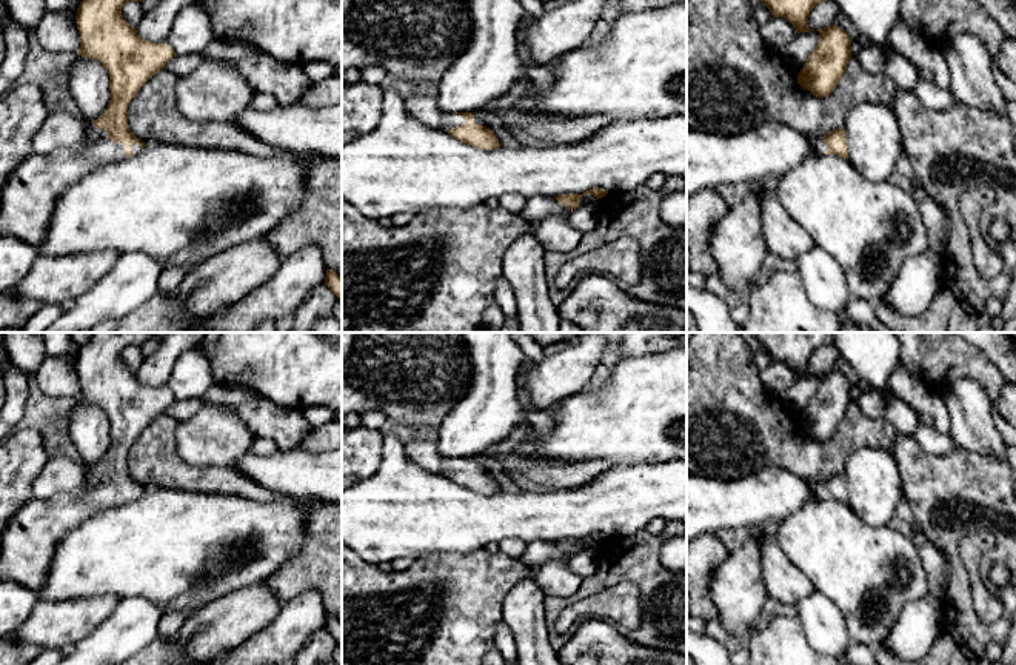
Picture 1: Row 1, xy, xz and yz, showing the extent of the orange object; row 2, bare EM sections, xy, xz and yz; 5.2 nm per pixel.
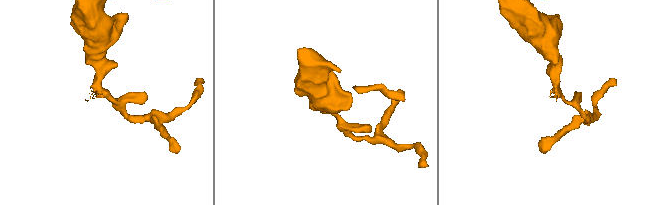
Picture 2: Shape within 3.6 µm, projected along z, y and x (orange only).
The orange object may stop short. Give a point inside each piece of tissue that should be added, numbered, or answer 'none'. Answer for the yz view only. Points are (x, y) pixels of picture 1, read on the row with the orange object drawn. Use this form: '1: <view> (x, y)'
1: yz (819, 147)

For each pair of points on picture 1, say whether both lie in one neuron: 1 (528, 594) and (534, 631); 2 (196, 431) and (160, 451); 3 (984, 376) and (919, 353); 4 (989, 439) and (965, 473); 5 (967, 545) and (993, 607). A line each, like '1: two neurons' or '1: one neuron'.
1: one neuron
2: two neurons
3: one neuron
4: two neurons
5: one neuron

